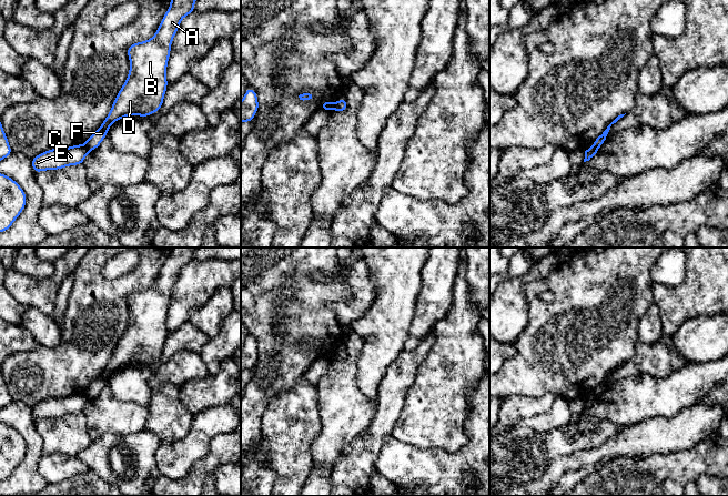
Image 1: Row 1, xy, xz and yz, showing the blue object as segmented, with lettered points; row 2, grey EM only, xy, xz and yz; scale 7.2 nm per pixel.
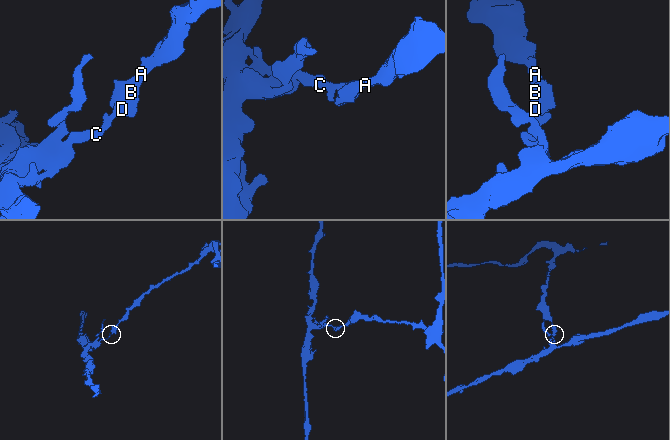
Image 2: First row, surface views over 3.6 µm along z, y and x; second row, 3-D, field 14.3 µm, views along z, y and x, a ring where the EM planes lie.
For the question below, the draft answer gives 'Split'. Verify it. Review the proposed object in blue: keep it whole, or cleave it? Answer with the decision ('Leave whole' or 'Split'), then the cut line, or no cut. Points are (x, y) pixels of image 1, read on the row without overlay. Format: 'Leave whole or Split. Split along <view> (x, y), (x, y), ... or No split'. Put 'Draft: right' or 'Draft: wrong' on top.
Draft: right
Split. Split along xz (334, 352), (331, 357)

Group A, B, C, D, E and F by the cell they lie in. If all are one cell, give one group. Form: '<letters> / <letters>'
A B D F / C E

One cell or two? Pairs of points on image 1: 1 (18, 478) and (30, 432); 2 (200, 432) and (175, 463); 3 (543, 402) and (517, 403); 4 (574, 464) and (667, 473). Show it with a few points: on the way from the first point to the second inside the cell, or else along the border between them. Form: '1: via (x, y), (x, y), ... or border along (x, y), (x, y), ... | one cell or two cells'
1: via (28, 467), (31, 459), (31, 443) | one cell
2: via (198, 439), (182, 455) | one cell
3: via (536, 403), (524, 403) | one cell
4: border along (638, 457), (615, 457), (613, 459) | two cells

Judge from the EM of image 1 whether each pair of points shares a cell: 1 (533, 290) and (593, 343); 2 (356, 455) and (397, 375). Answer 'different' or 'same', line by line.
1: same
2: same

